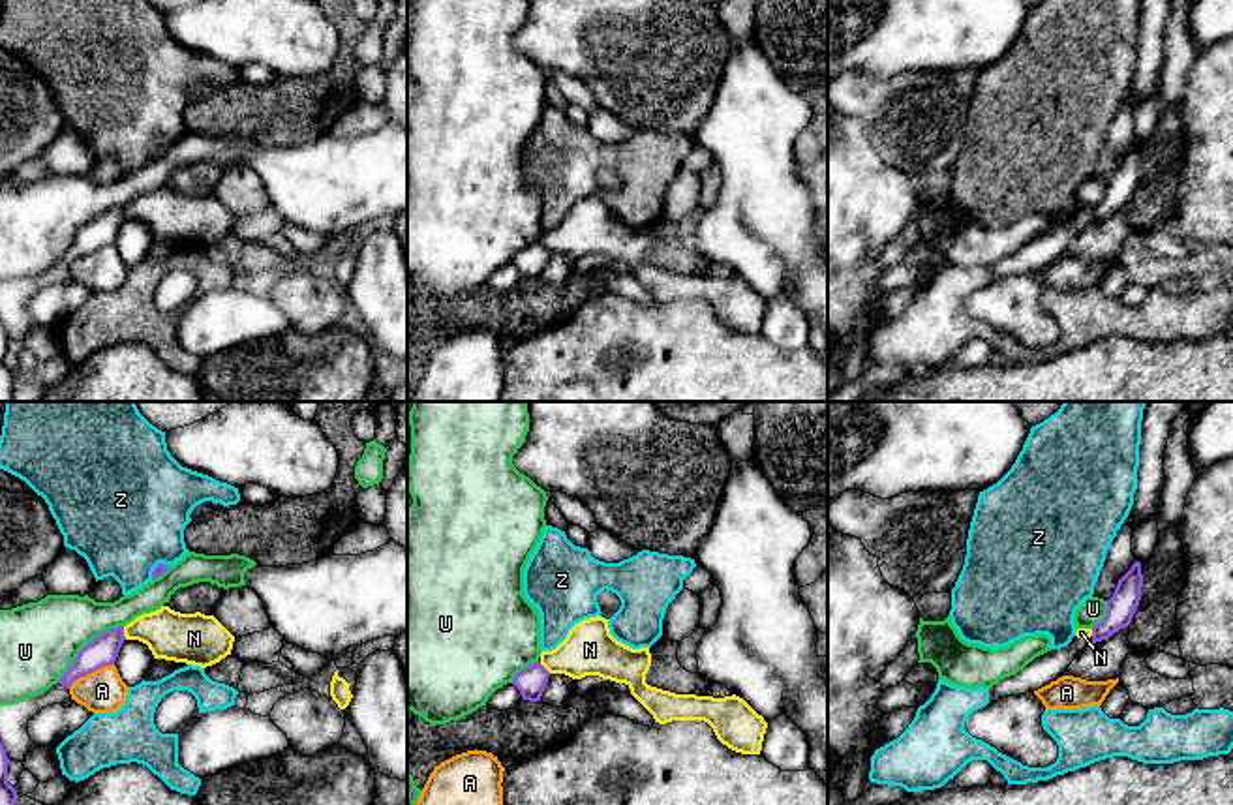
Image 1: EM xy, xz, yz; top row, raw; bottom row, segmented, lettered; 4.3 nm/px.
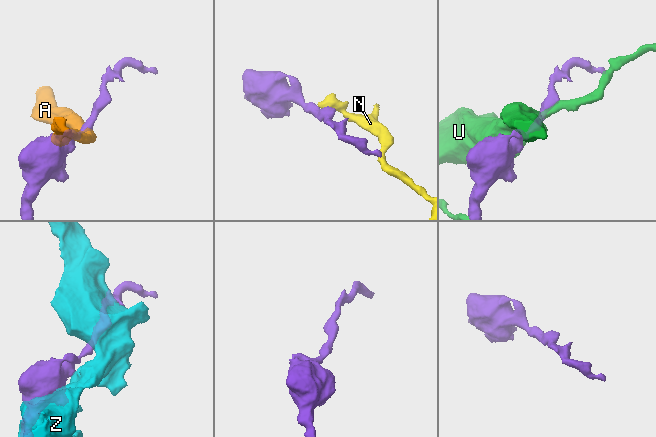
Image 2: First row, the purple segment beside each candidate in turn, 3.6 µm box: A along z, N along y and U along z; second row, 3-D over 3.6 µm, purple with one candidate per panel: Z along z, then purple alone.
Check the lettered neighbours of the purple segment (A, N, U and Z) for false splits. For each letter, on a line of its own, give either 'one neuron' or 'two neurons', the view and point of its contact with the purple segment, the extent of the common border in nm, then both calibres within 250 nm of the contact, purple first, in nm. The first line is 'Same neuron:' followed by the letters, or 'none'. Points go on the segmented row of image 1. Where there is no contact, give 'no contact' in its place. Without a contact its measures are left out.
Same neuron: none
A: two neurons; meets purple in xy at (91, 672); contact 220 nm long; 130 nm thick on the purple side, 190 nm on the other
N: two neurons; meets purple in xy at (122, 633); contact 60 nm long; 130 nm thick on the purple side, 220 nm on the other
U: two neurons; meets purple in xy at (85, 646); contact 380 nm long; 130 nm thick on the purple side, 340 nm on the other
Z: two neurons; meets purple in xy at (156, 567); contact 110 nm long; 50 nm thick on the purple side, 480 nm on the other

